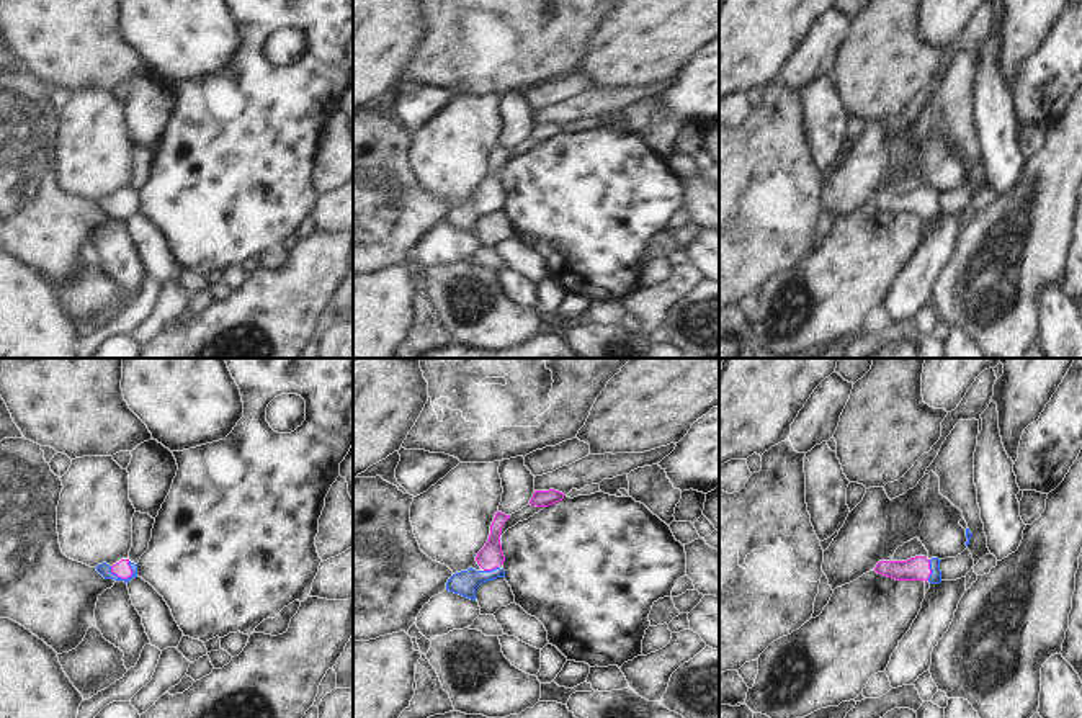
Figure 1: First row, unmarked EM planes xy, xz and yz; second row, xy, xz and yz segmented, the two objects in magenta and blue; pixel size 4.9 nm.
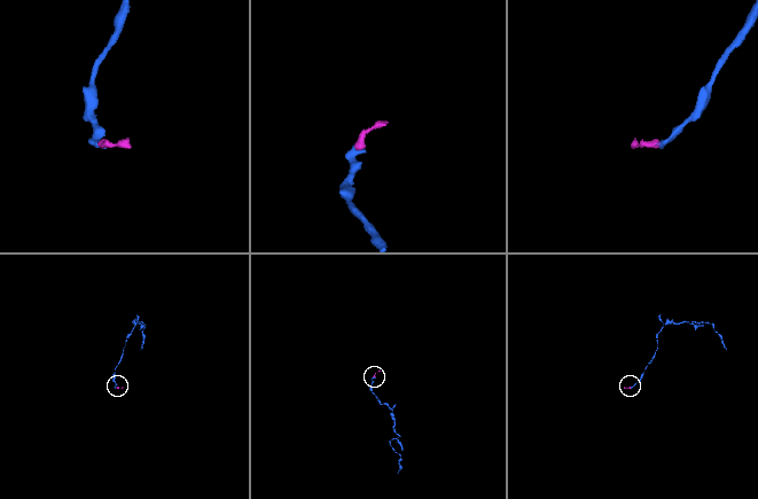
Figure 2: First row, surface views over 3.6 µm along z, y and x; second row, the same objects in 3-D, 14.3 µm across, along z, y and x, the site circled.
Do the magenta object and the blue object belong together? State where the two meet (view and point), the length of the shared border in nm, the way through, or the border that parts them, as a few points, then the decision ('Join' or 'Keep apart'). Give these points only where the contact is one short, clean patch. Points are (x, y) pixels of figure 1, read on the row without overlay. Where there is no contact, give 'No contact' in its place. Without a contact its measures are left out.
Touches magenta at xy (120, 210). Shared border 130 nm. Path across: xy (121, 203), (120, 210), (105, 203). Join.

